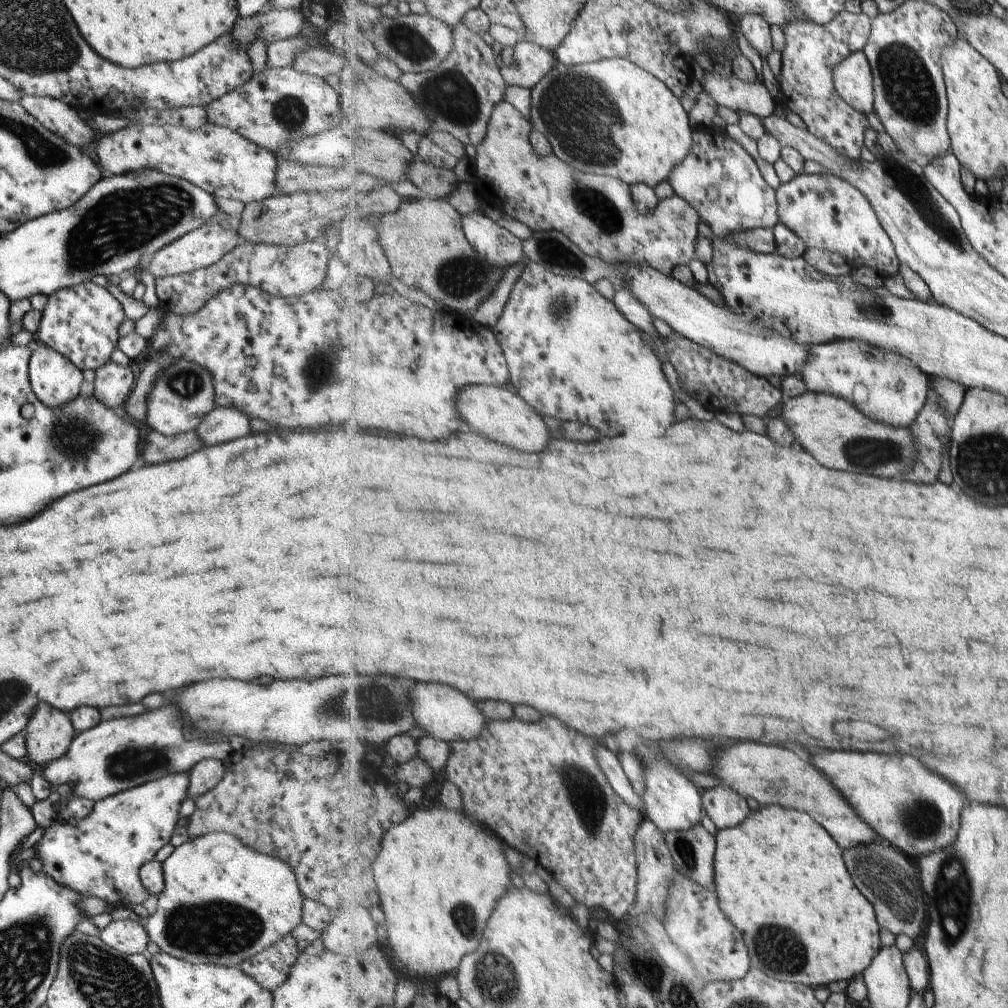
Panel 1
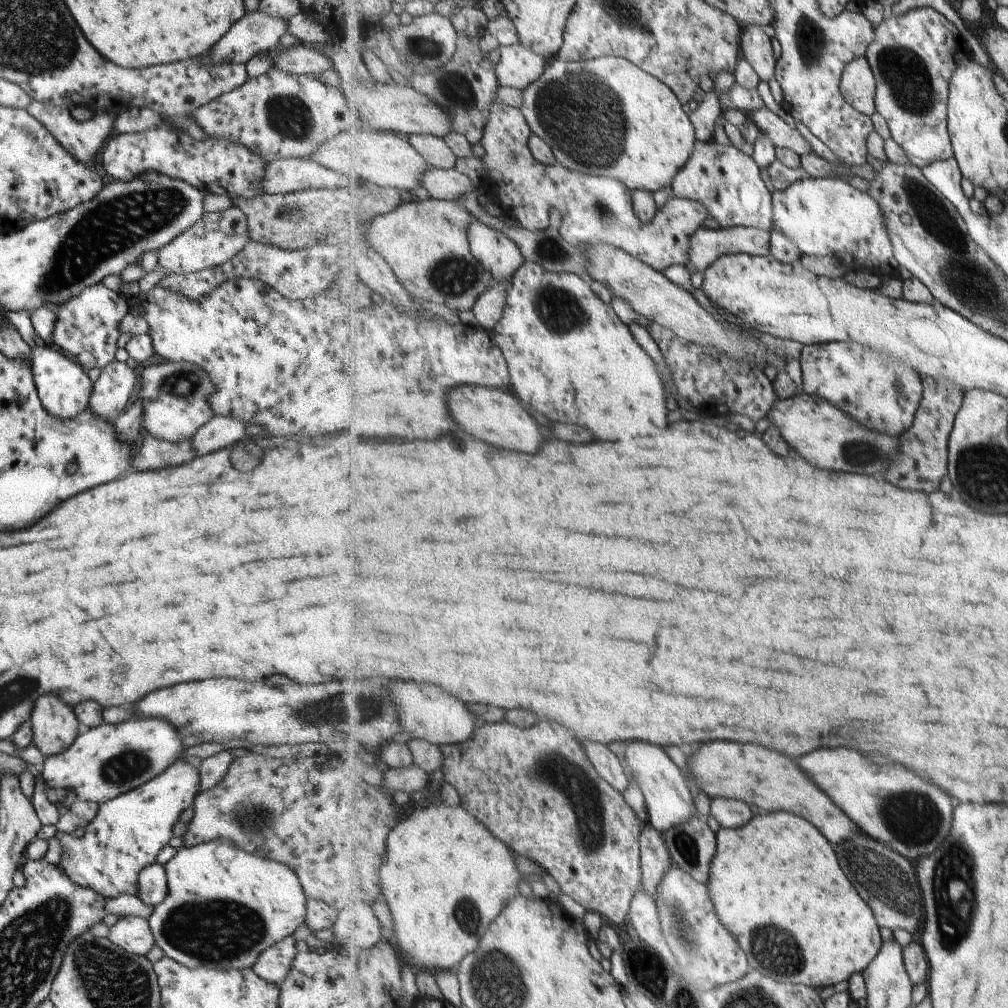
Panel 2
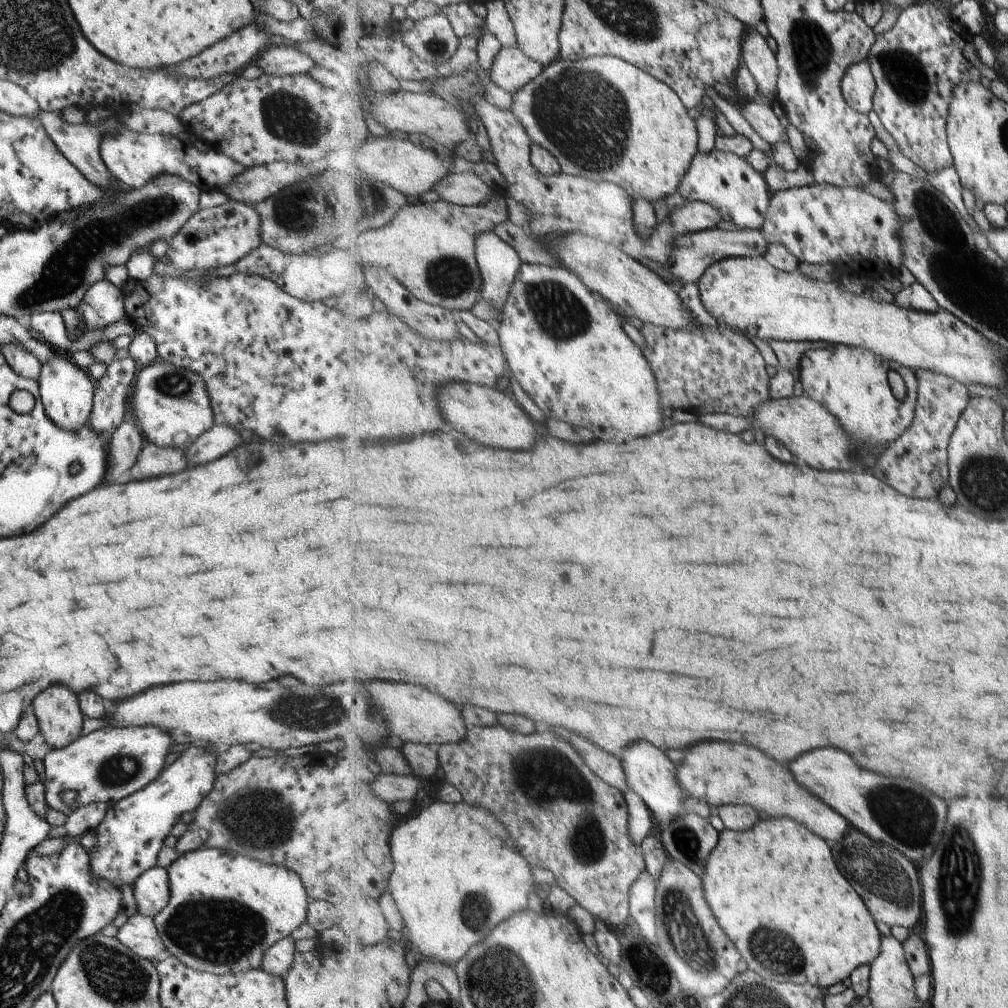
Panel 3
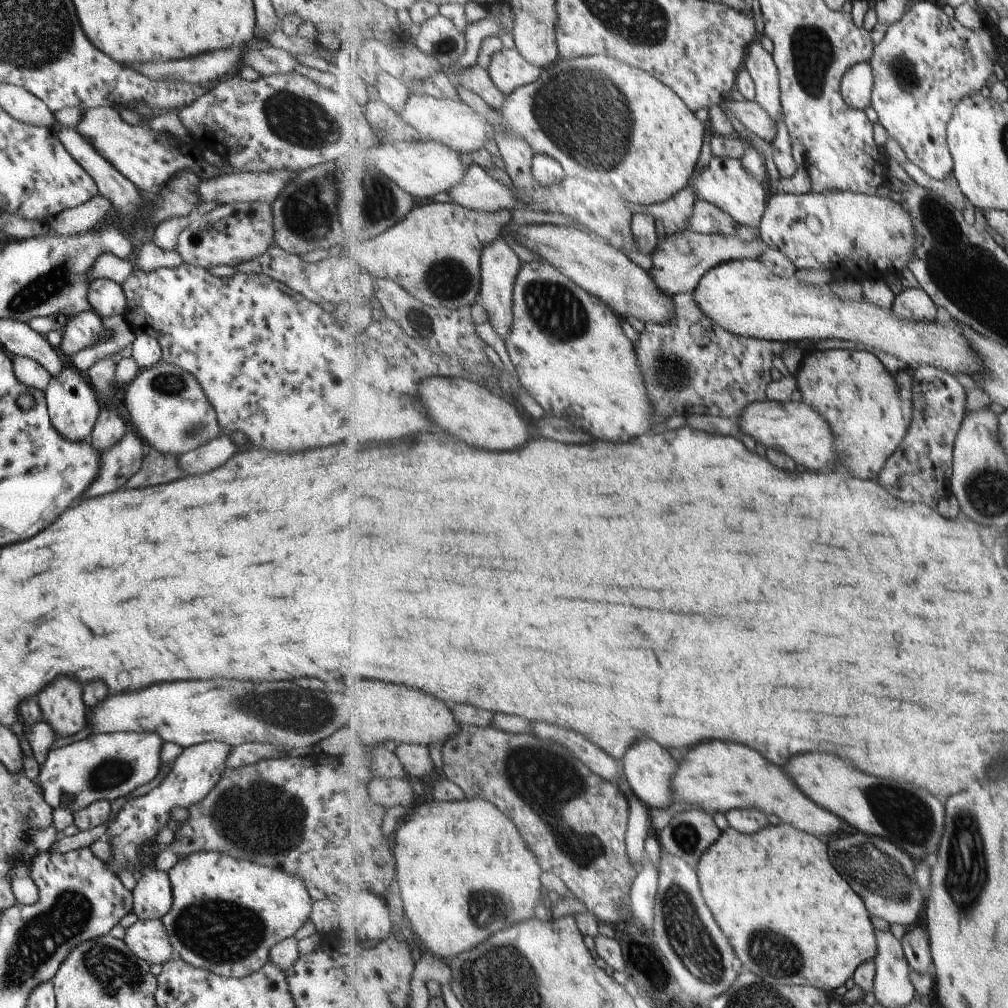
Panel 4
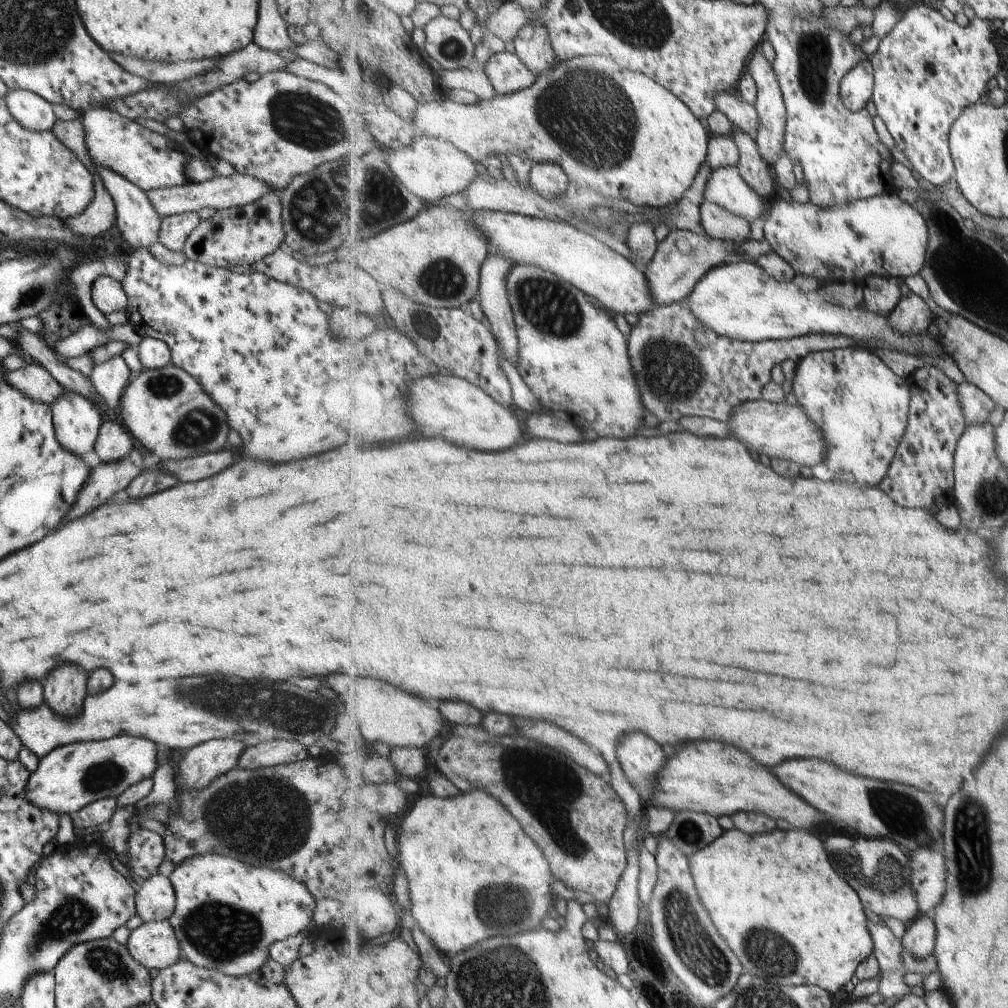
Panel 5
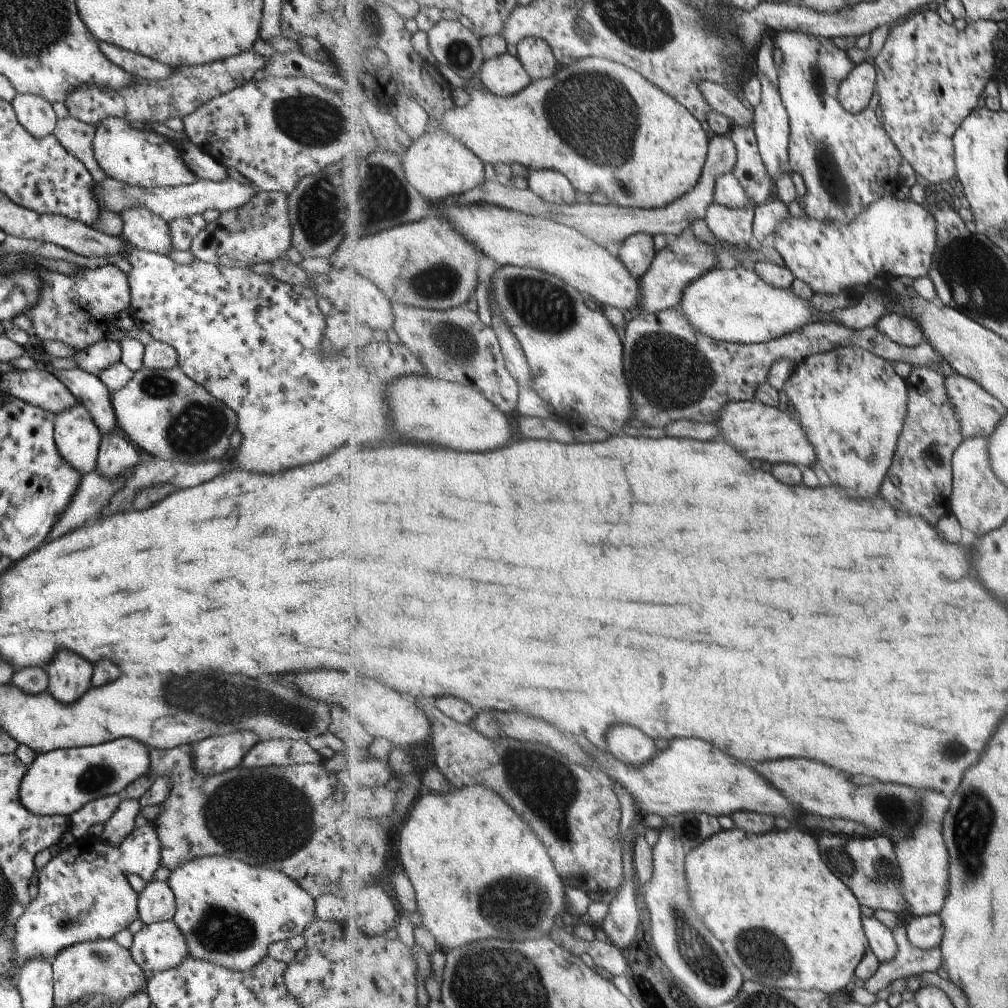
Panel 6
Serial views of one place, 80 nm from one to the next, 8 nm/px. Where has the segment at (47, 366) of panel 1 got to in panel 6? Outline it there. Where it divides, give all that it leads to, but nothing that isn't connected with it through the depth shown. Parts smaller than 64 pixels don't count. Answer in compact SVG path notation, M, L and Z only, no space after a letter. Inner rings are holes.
M77 404L55 415L52 435L56 453L73 470L80 475L94 470L100 432L83 406Z

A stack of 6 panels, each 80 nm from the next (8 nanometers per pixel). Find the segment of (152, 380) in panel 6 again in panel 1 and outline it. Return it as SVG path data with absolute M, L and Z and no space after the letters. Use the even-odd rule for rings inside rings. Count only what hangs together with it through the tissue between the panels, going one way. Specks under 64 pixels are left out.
M177 359L161 371L146 402L145 424L152 431L170 437L193 431L214 406L214 388L209 372L197 363Z

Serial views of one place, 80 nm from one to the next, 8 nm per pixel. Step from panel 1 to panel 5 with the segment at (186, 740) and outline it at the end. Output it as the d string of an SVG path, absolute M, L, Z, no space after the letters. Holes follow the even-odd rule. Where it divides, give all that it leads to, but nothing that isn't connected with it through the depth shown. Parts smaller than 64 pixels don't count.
M131 735L55 747L38 759L22 792L39 810L70 816L94 800L117 797L131 784L151 778L158 749L154 742Z

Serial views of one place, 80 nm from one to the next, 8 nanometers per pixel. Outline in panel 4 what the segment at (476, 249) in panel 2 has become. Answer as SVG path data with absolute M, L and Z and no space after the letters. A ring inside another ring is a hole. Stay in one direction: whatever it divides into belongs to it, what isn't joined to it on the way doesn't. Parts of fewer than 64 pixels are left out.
M499 236L493 244L483 249L482 269L480 270L482 283L479 299L490 316L490 324L505 344L507 344L514 327L514 288L522 266L523 262L519 255L503 236Z

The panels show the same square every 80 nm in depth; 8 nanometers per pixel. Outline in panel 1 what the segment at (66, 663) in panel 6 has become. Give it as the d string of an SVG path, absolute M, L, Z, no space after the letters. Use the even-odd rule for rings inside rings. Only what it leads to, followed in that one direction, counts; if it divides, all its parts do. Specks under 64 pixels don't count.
M39 704L35 708L23 732L25 761L38 769L56 758L61 758L75 736L69 718L47 704Z

